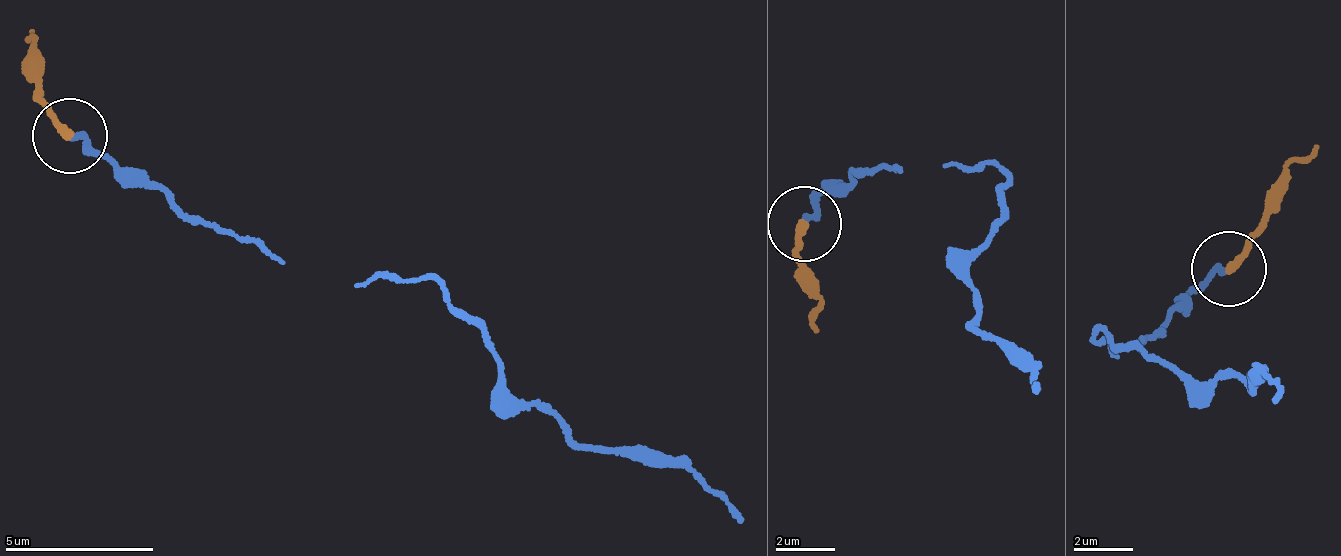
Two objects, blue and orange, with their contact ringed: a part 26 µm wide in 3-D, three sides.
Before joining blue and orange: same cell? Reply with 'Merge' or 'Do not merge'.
Merge

